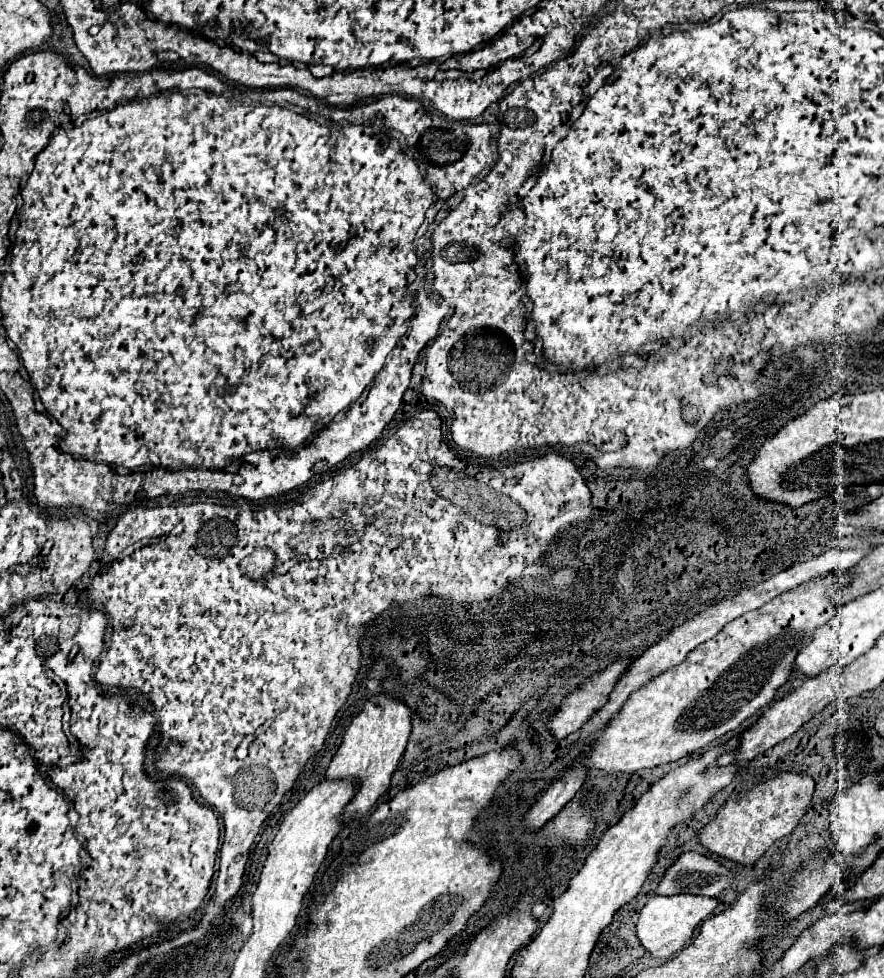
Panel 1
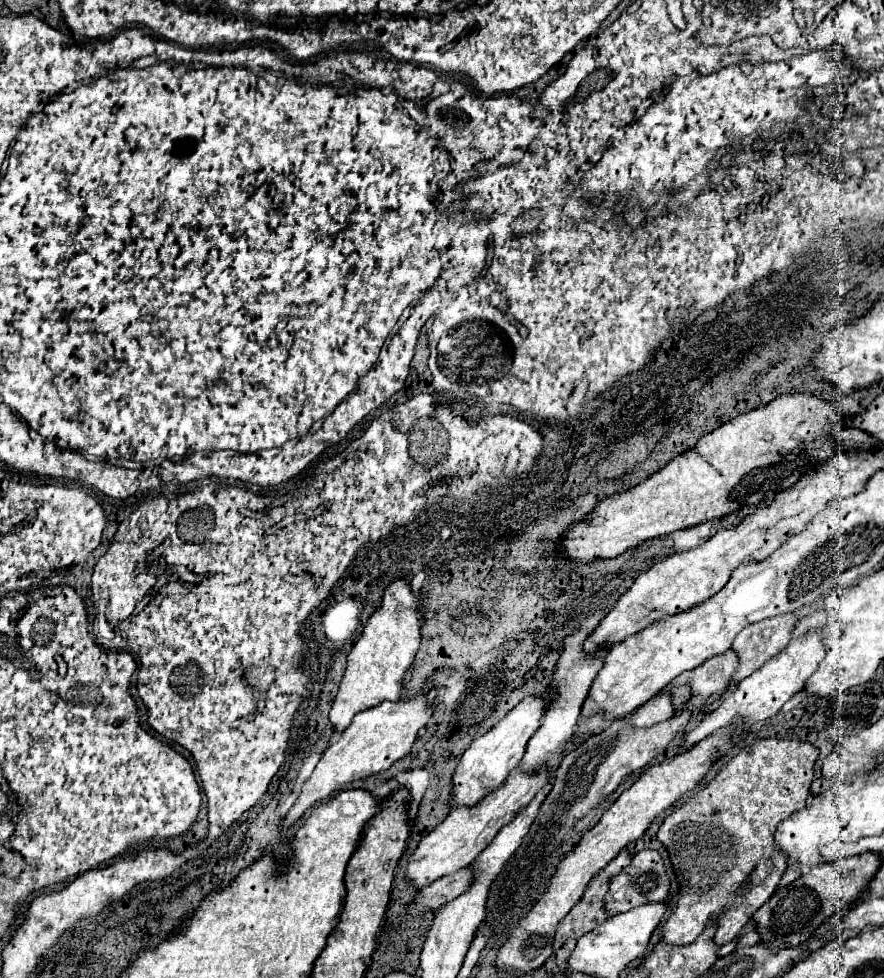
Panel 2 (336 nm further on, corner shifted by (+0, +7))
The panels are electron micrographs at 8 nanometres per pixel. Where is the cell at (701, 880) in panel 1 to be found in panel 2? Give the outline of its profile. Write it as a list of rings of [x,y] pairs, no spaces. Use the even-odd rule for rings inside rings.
[[[642,850],[632,858],[630,866],[622,874],[614,876],[614,880],[610,882],[610,892],[606,894],[606,908],[610,910],[610,914],[618,914],[618,912],[626,912],[636,906],[648,904],[648,902],[662,902],[668,896],[670,896],[670,878],[668,878],[660,852]]]

